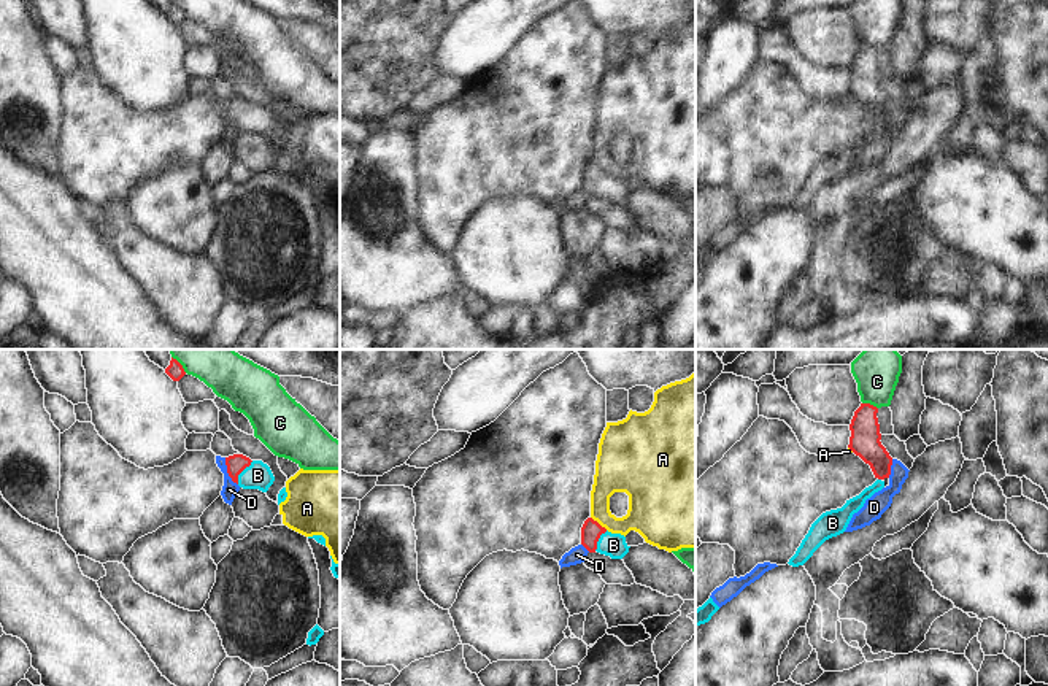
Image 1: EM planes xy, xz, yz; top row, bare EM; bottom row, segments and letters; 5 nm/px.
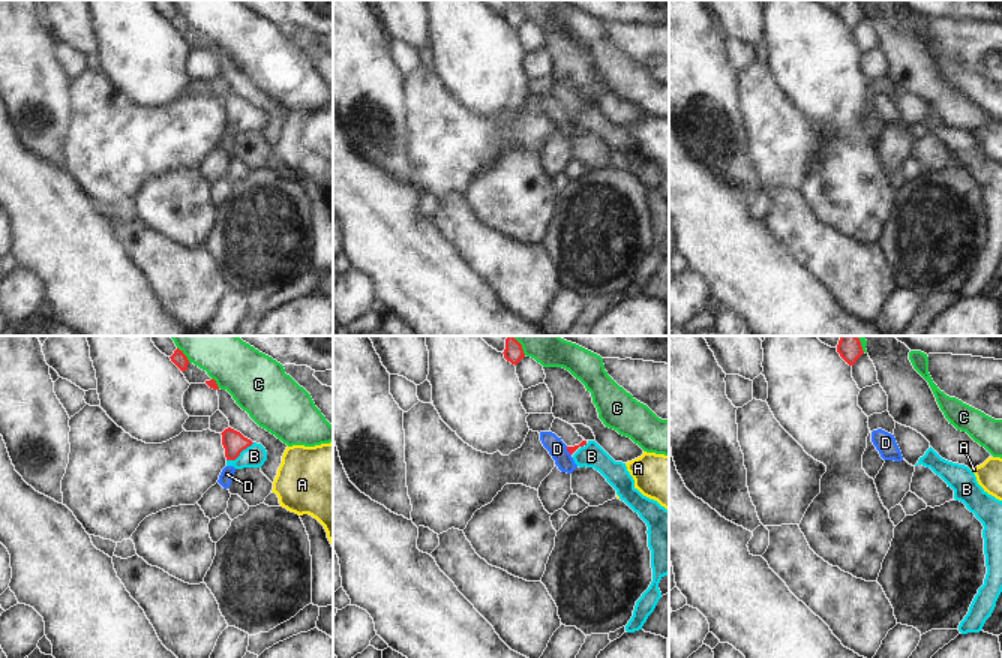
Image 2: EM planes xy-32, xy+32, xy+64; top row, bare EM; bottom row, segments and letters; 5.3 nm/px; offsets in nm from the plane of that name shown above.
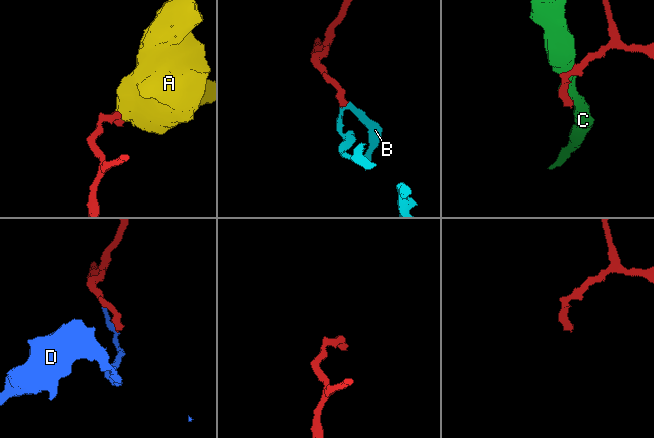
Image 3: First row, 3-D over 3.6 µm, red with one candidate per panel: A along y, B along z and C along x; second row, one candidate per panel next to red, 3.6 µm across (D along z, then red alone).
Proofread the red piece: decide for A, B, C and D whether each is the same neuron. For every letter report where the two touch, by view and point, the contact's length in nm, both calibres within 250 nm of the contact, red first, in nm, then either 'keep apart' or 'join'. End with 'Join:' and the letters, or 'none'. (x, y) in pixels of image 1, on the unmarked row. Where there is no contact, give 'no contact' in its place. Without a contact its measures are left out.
A: xz (597, 167) | 110 nm | 110/190 nm | keep apart
B: xy (242, 115) | 150 nm | 100/140 nm | join
C: yz (869, 48) | 90 nm | 160/220 nm | keep apart
D: xy (227, 116) | 160 nm | 100/80 nm | keep apart
Join: B

